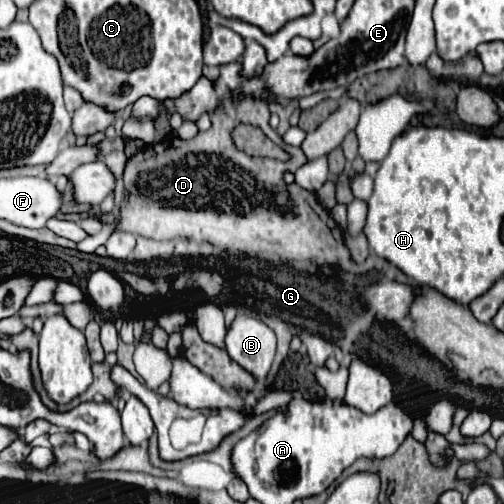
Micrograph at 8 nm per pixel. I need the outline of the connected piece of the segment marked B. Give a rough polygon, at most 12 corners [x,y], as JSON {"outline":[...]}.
{"outline":[[238,314],[226,352],[258,380],[266,378],[276,334],[262,320]]}

